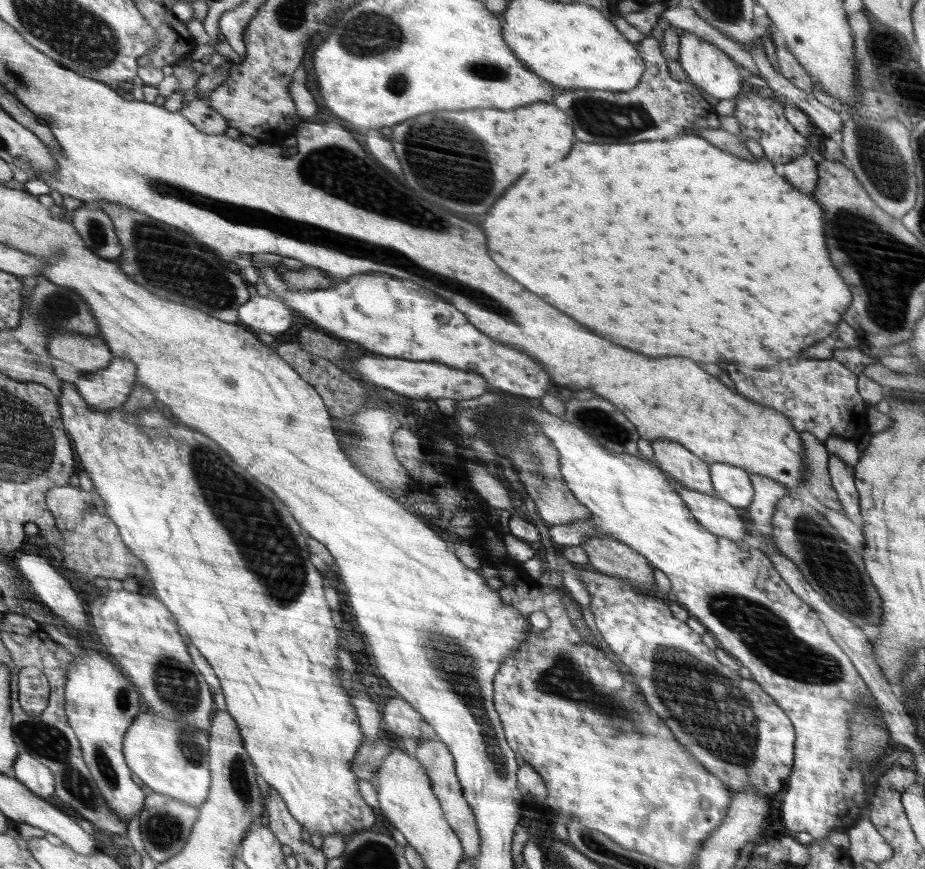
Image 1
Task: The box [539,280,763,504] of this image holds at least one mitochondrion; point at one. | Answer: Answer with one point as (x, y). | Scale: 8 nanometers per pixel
(601, 422)

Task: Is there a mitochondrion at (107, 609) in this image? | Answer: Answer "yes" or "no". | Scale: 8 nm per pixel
no

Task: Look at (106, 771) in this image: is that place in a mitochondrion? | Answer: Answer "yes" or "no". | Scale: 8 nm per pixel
yes

